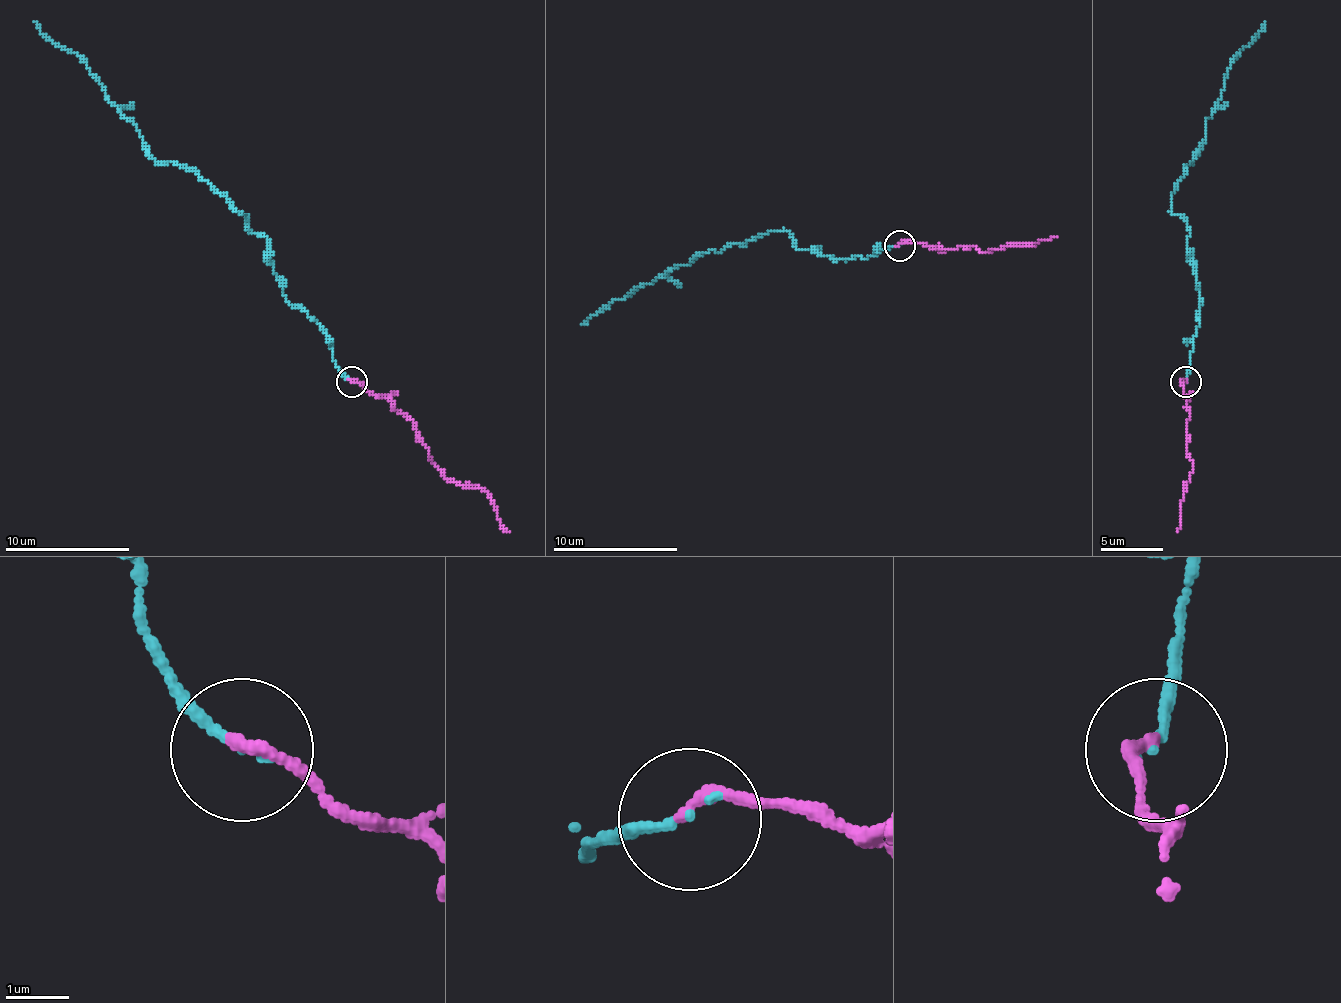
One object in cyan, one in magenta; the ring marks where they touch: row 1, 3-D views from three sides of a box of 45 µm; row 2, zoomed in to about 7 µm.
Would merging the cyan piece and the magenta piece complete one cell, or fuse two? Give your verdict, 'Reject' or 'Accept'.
Accept

